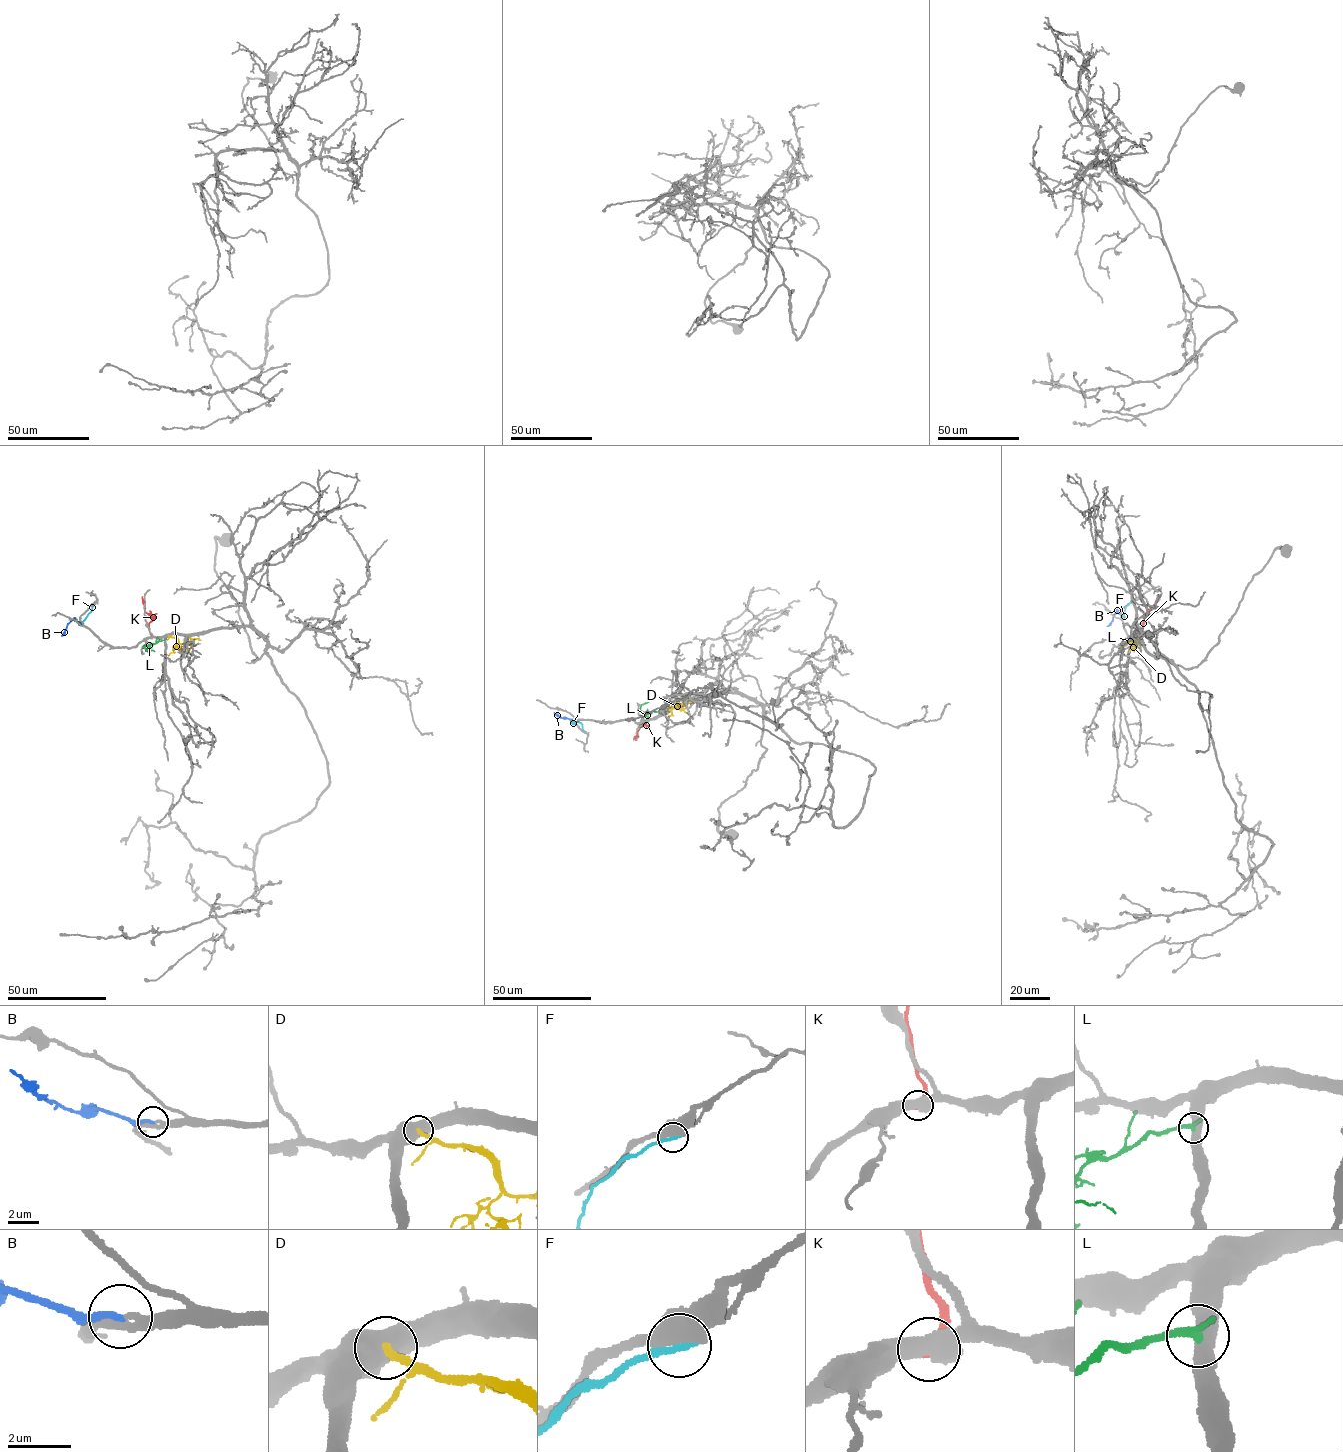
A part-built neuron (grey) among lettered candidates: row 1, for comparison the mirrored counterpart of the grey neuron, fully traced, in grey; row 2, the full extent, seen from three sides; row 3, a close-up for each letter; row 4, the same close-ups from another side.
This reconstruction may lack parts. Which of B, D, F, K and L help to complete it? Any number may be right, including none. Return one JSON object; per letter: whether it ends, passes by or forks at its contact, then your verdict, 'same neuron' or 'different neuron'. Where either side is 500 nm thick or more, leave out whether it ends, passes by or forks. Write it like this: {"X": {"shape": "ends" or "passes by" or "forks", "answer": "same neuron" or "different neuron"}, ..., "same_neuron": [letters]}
{"B": {"shape": "ends", "answer": "same neuron"}, "D": {"answer": "different neuron"}, "F": {"answer": "different neuron"}, "K": {"answer": "different neuron"}, "L": {"answer": "different neuron"}, "same_neuron": ["B"]}

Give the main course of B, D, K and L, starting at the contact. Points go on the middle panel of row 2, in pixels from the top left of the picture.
B: (572, 719), (554, 712)
D: (661, 713), (670, 707), (679, 709), (685, 701), (682, 694)
K: (646, 722), (642, 723), (633, 740)
L: (659, 712), (644, 714), (641, 705), (649, 702)

